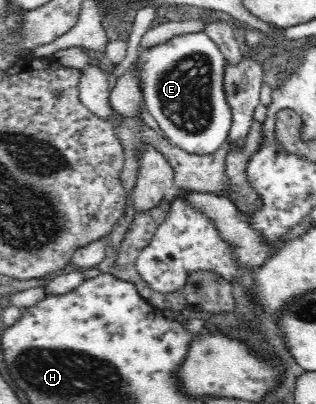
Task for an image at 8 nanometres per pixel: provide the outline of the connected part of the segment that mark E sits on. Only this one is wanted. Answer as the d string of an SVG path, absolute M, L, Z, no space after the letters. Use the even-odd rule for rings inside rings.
M204 31L181 34L171 38L164 44L153 46L151 49L139 54L139 66L141 66L141 69L139 70L139 78L143 81L141 89L143 90L145 106L147 107L148 112L150 112L150 114L154 117L154 120L158 122L162 132L170 138L169 142L175 144L175 146L180 149L185 150L187 153L195 155L209 155L216 152L216 150L218 150L222 145L225 145L232 124L231 108L228 104L224 90L226 61L224 59L224 55L218 48L218 45L216 45L216 43L214 43L214 41L212 41L212 39L210 39Z

